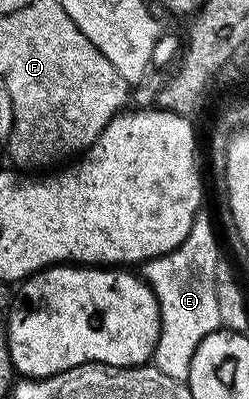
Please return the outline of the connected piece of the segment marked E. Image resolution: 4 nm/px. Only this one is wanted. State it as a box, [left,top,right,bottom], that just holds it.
[140,211,222,382]

